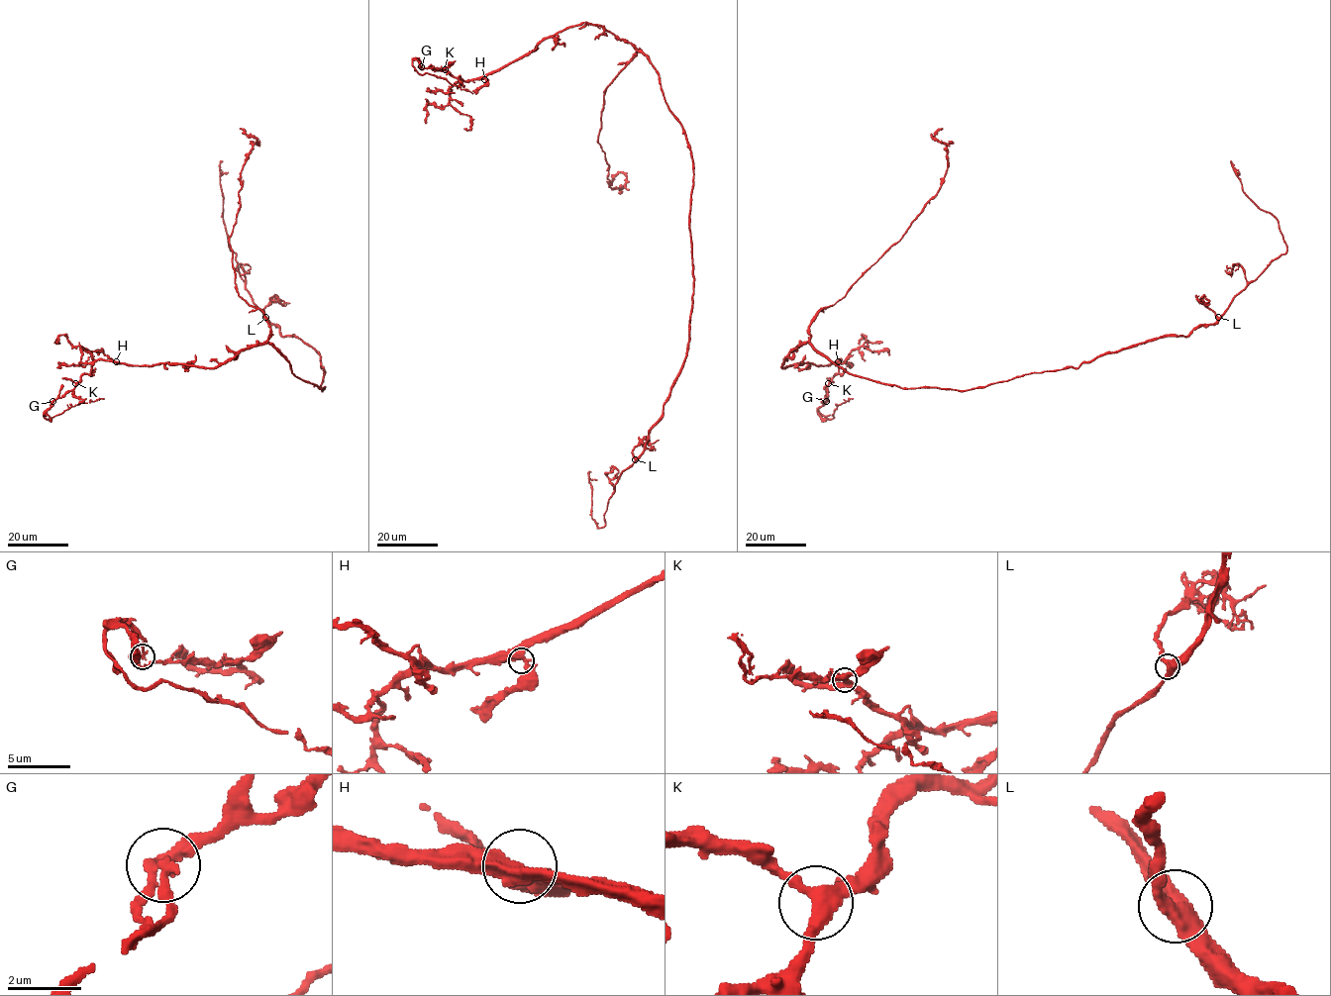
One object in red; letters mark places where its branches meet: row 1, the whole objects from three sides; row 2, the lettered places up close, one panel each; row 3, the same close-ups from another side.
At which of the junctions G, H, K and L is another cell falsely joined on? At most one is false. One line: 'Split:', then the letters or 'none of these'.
Split: G

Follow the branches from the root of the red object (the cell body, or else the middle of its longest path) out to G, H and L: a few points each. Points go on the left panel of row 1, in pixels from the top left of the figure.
G: (324, 388), (298, 378), (274, 348), (262, 343), (249, 346), (214, 367), (97, 359), (89, 373), (52, 401)
H: (324, 388), (298, 378), (290, 364), (267, 343), (249, 346), (214, 367), (168, 363), (131, 365), (116, 361)
L: (324, 388), (321, 389), (325, 371), (321, 367), (320, 355), (300, 339), (282, 336), (280, 329), (265, 317)

